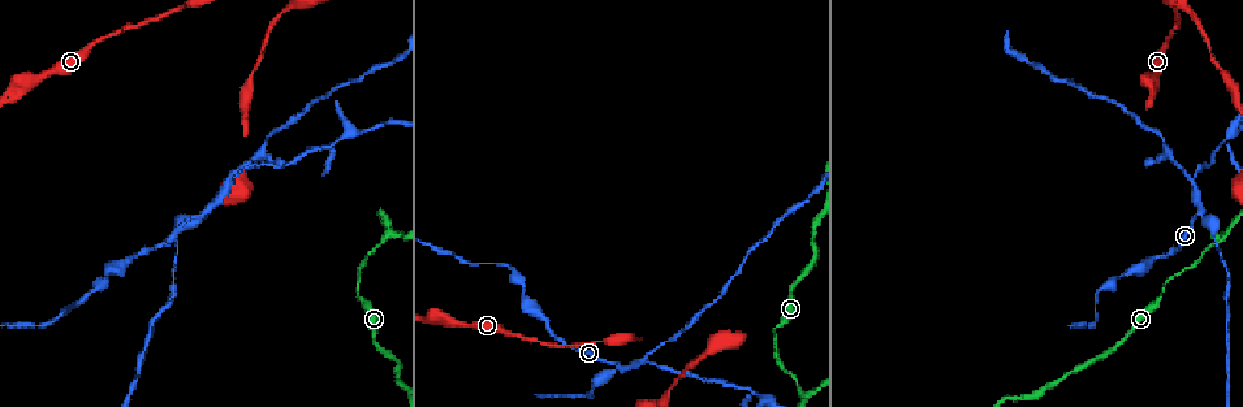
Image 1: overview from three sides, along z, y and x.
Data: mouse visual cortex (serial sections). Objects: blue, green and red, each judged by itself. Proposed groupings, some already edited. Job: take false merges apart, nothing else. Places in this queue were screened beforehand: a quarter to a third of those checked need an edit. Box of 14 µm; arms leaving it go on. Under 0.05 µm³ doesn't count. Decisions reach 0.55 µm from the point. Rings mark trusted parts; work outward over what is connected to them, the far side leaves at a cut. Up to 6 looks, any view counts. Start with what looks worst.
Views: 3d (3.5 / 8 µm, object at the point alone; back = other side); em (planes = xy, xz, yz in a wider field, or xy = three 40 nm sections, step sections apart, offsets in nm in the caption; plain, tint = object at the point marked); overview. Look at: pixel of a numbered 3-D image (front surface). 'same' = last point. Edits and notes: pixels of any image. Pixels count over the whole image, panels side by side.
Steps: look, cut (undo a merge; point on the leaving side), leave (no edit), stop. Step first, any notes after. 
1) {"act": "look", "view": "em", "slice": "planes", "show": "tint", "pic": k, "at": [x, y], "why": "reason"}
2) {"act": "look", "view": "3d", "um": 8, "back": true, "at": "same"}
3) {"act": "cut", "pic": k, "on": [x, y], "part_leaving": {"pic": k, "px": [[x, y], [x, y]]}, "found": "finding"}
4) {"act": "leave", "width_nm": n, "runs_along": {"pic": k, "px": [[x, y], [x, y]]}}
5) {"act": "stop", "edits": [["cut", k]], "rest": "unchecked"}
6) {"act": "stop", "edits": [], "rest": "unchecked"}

{"act": "look", "view": "3d", "um": 8, "pic": 1, "at": [223, 186], "why": "side arm on a straight run"}

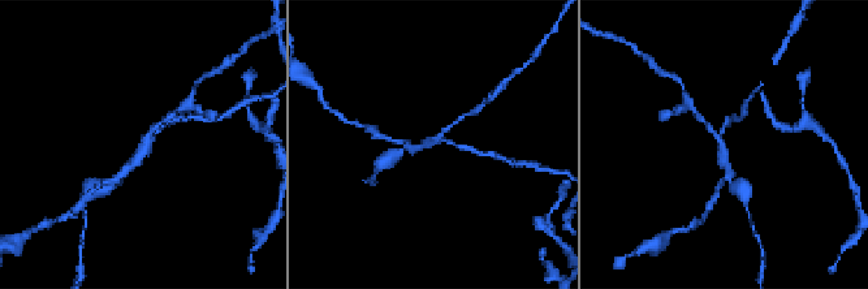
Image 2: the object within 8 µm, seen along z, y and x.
{"act": "look", "view": "3d", "um": 3.5, "pic": 2, "at": [145, 148]}

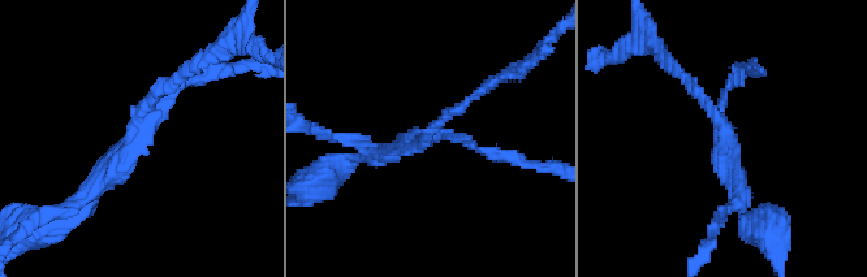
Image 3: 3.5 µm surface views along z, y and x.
{"act": "look", "view": "em", "slice": "xy", "step": 1, "show": "tint", "pic": 3, "at": [721, 131], "why": "now the EM"}

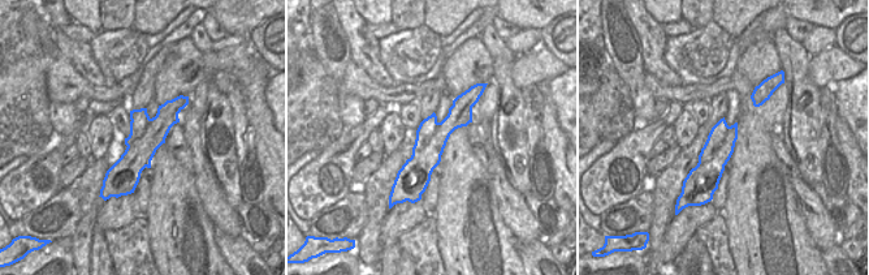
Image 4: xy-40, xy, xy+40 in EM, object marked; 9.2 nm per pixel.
{"act": "cut", "pic": 3, "on": [331, 190], "width_nm": 300, "part_leaving": {"pic": 3, "px": [[388, 155], [428, 138], [456, 111]]}, "found": "two cells meet here"}

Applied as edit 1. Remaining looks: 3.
{"act": "look", "view": "3d", "um": 3.5, "pic": 1, "at": [754, 393], "why": "side arm on a straight run"}

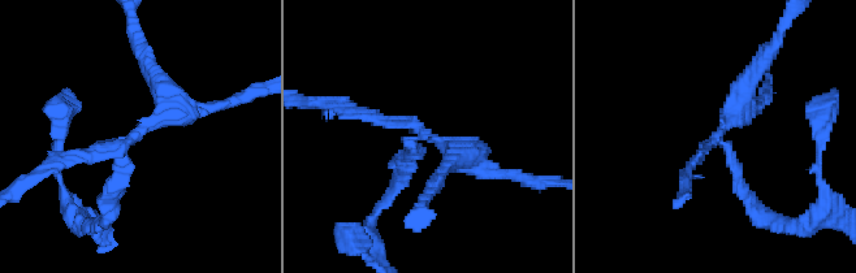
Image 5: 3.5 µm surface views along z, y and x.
{"act": "look", "view": "em", "slice": "xy", "step": 1, "show": "plain", "pic": 5, "at": [127, 142], "arms": 3, "arm_widths_nm": [150, 200, 300], "why": "now the EM"}

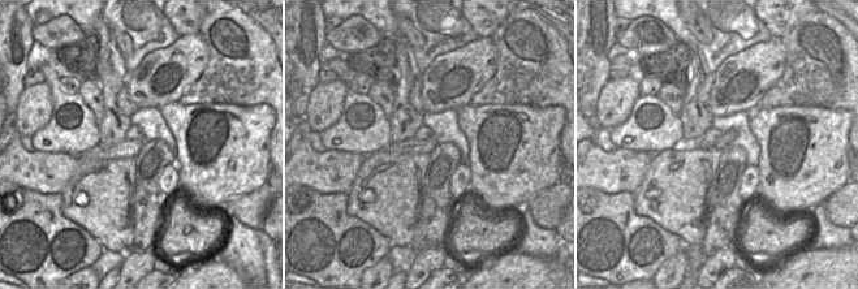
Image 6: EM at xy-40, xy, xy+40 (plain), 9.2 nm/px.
{"act": "look", "view": "em", "slice": "xy", "step": 1, "show": "tint", "at": "same"}

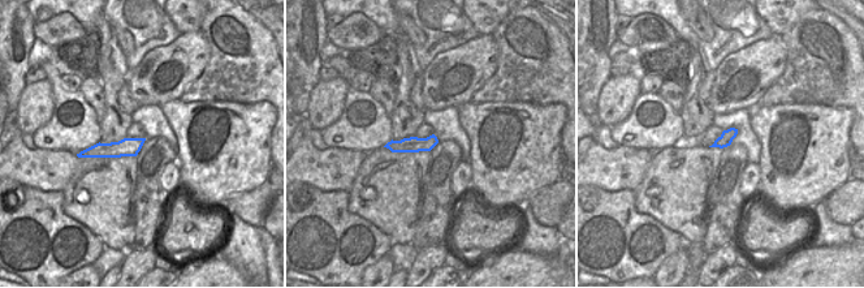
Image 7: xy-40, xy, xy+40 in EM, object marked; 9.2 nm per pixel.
{"act": "cut", "pic": 5, "on": [398, 157], "part_leaving": {"pic": 5, "px": [[413, 138], [405, 174], [384, 194]]}, "found": "two cells meet here"}

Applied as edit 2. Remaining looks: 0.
{"act": "stop", "edits": [["cut", 3], ["cut", 5]], "rest": "unchecked"}

